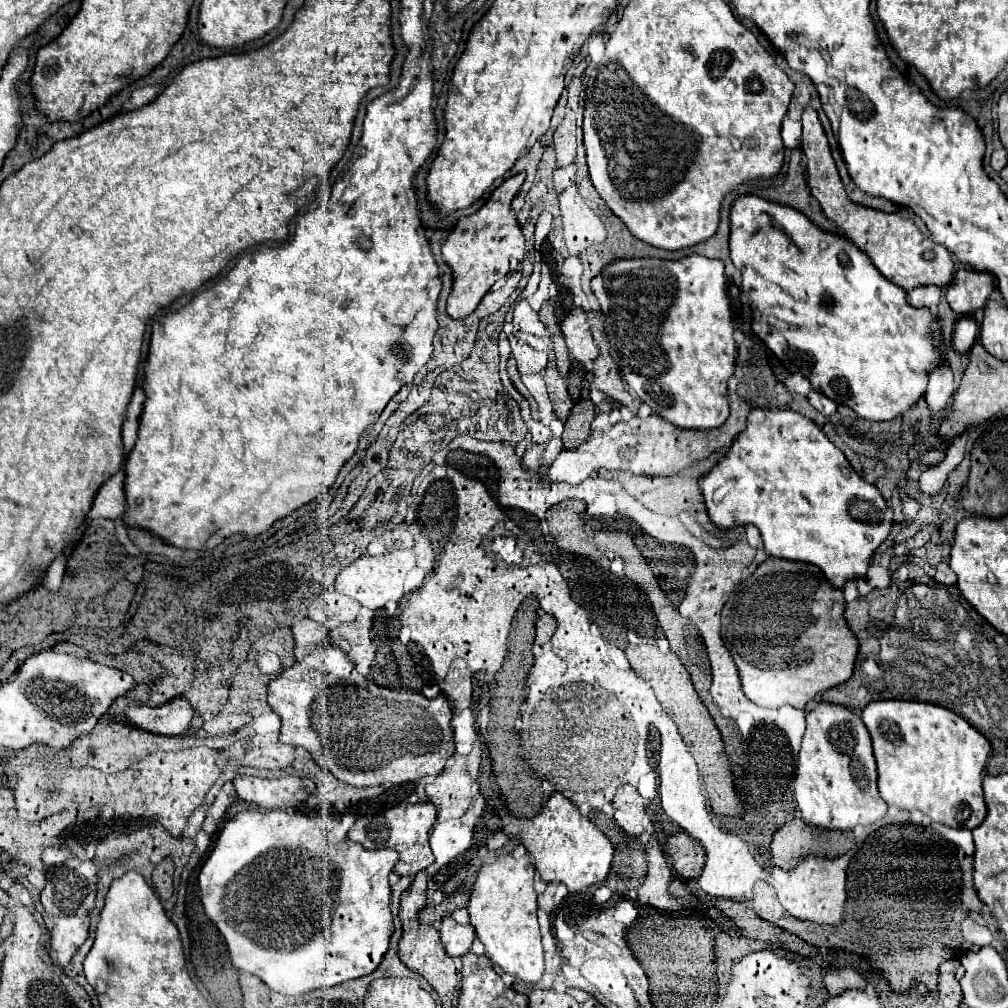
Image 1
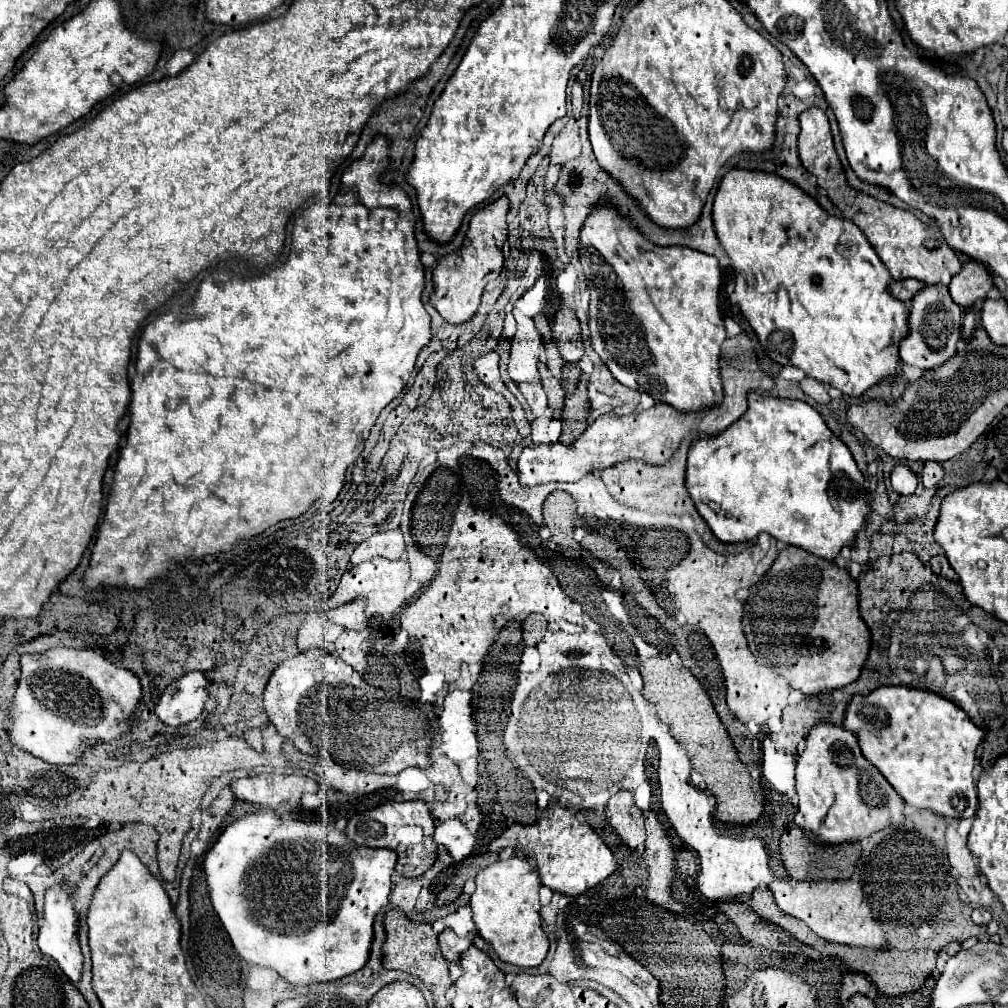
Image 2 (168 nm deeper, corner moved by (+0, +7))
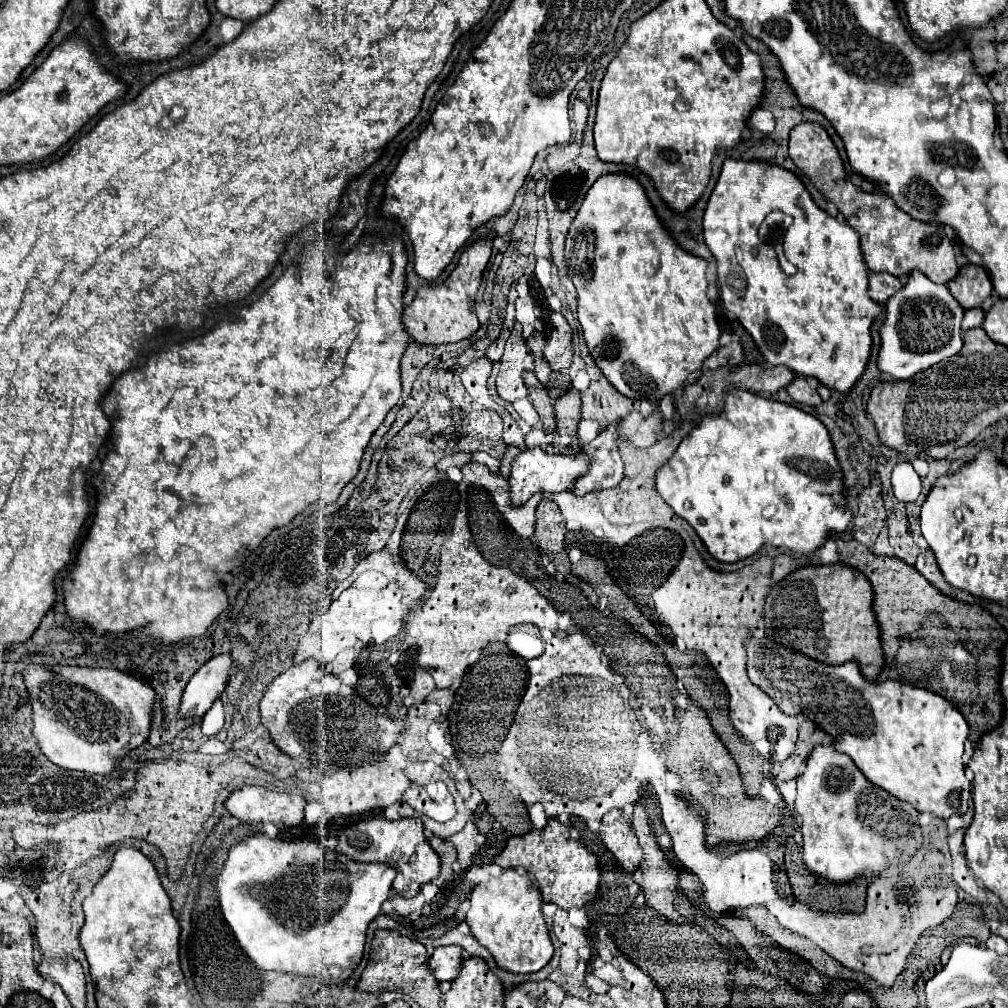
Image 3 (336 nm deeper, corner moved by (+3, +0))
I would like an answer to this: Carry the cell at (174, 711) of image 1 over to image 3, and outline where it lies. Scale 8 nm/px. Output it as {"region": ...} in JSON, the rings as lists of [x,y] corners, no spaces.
{"region":[[[217,655],[211,661],[207,661],[187,683],[187,689],[181,699],[181,711],[183,717],[203,717],[213,701],[223,693],[229,675],[231,675],[233,659],[231,655]]]}

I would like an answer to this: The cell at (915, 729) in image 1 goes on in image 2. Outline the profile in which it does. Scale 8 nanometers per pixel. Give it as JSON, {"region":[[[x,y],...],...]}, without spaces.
{"region":[[[880,686],[866,698],[852,698],[846,710],[844,726],[860,736],[860,748],[866,760],[870,760],[880,770],[880,774],[890,782],[890,786],[902,796],[906,804],[932,810],[952,820],[976,816],[980,800],[976,794],[972,770],[976,764],[976,750],[984,742],[984,732],[954,702],[928,690],[914,690],[906,686]]]}

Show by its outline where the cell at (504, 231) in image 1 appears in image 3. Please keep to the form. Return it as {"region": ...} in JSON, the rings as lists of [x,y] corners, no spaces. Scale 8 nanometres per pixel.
{"region":[[[489,233],[487,239],[481,239],[471,247],[467,247],[461,253],[457,267],[453,269],[453,273],[447,277],[445,283],[417,289],[417,297],[403,311],[403,327],[407,329],[409,339],[413,343],[423,343],[423,345],[455,343],[467,339],[479,329],[479,319],[475,315],[475,295],[481,285],[483,269],[491,257],[491,241],[493,235]]]}

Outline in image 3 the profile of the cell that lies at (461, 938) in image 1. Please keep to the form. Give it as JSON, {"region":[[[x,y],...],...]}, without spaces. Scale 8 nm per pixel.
{"region":[[[457,945],[437,947],[433,955],[429,957],[429,969],[433,969],[433,975],[437,981],[453,981],[461,971],[463,961],[463,949]]]}

